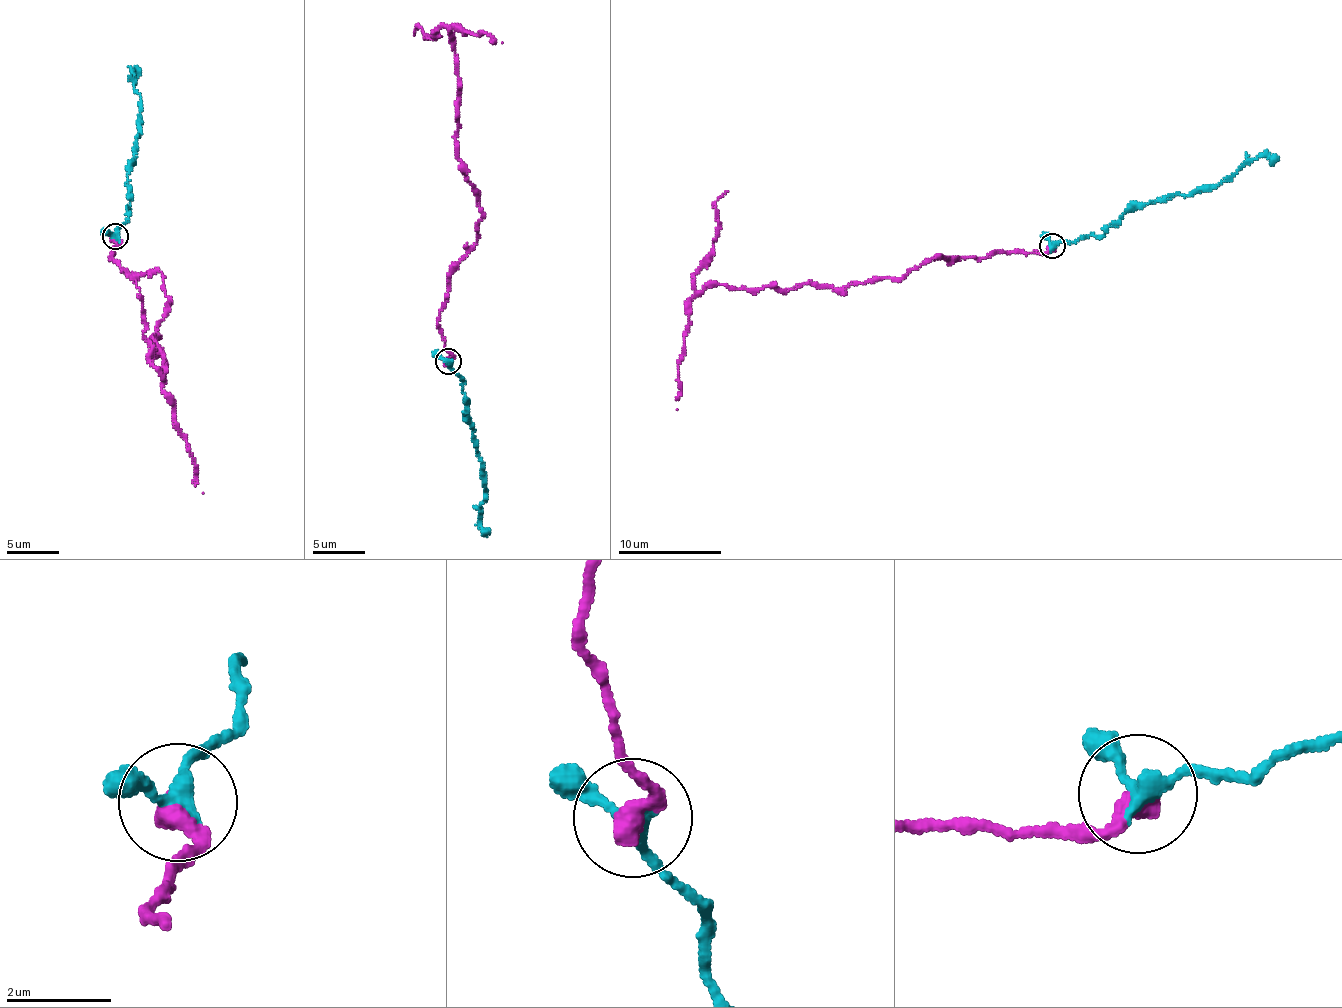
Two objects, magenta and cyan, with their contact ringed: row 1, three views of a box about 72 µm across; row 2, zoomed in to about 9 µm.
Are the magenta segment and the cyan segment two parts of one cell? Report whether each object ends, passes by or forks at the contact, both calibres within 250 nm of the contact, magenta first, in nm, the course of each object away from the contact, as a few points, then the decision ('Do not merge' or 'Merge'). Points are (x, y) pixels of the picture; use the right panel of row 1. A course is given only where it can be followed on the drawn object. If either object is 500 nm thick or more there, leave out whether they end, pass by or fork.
At the ring magenta ends. At the ring cyan passes by. Thickness 460 nm (magenta) against 260 nm. Course of magenta: (1053, 246), (933, 259), (900, 278), (840, 288), (709, 285), (688, 305), (677, 410). Course of cyan: (1053, 246), (1101, 235), (1125, 213), (1147, 203), (1210, 190), (1254, 158), (1272, 156), (1278, 160). Merge

